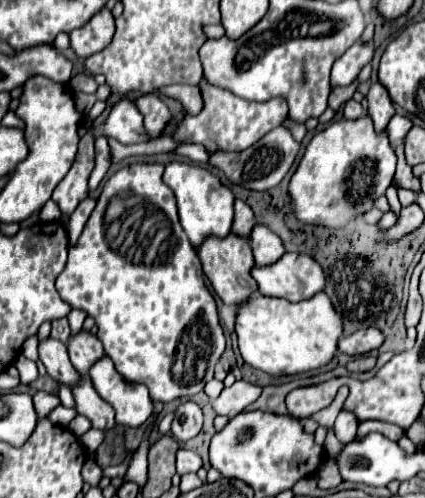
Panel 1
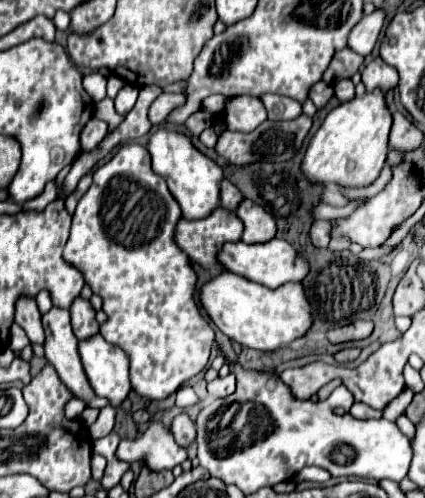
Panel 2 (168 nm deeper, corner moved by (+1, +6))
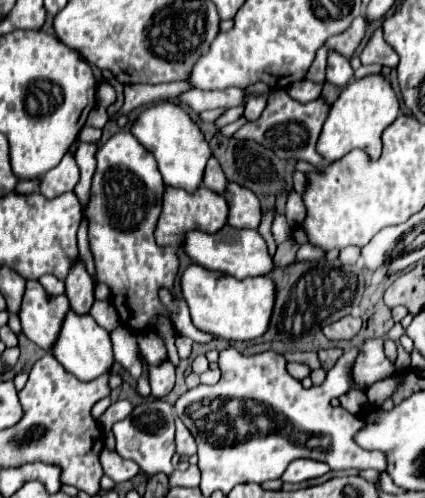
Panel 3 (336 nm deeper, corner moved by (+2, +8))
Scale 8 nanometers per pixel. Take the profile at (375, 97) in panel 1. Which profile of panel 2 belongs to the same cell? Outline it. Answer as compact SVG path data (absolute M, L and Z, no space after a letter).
M378 56L374 58L370 64L366 64L366 68L362 70L362 82L366 84L366 90L390 90L396 88L398 84L398 72L394 66L386 66L384 60Z

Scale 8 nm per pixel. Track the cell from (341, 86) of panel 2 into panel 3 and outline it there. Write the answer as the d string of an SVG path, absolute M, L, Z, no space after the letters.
M331 54L327 60L327 82L345 88L351 80L353 80L353 70L349 66L349 60L339 54Z

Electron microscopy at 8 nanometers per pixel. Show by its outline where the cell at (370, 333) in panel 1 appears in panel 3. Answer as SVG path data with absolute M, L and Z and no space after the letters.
M345 316L341 318L339 322L333 322L329 326L323 328L323 334L329 338L329 340L349 340L353 338L359 330L361 330L361 320L355 318L355 316Z

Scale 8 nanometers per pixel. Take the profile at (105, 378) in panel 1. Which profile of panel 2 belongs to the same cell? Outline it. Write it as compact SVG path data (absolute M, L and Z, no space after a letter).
M100 334L78 340L78 354L96 396L104 396L116 408L132 390L128 378L128 356L118 346L108 344Z

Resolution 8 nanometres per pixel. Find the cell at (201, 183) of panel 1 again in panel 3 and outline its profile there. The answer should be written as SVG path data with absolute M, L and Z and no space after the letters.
M159 102L155 106L149 106L139 116L139 120L131 124L131 132L155 156L159 172L167 186L195 192L203 184L203 172L205 172L207 160L211 158L211 150L199 126L177 104Z

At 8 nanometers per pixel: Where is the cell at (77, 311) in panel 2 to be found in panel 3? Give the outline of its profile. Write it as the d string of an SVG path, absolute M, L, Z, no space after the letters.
M79 262L75 272L65 280L65 296L69 298L71 310L79 316L89 314L95 298L93 298L93 278L85 272L85 266Z

